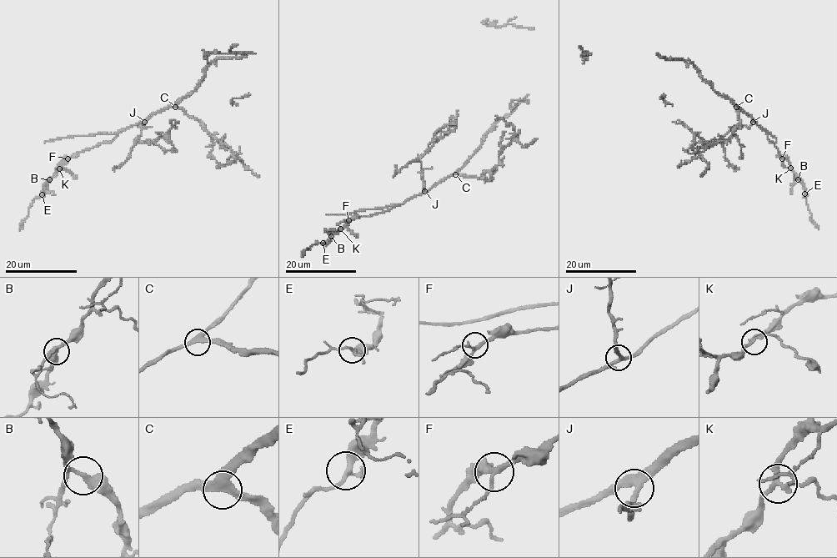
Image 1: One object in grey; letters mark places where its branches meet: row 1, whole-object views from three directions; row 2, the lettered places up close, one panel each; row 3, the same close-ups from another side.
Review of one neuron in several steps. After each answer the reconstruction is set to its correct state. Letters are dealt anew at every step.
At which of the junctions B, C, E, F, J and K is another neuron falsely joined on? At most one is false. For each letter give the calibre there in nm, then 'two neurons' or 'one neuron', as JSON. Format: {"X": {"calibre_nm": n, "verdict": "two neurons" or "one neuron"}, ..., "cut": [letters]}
{"B": {"calibre_nm": 280, "verdict": "one neuron"}, "C": {"calibre_nm": 280, "verdict": "one neuron"}, "E": {"calibre_nm": 260, "verdict": "one neuron"}, "F": {"calibre_nm": 220, "verdict": "one neuron"}, "J": {"calibre_nm": 280, "verdict": "one neuron"}, "K": {"calibre_nm": 200, "verdict": "one neuron"}, "cut": []}

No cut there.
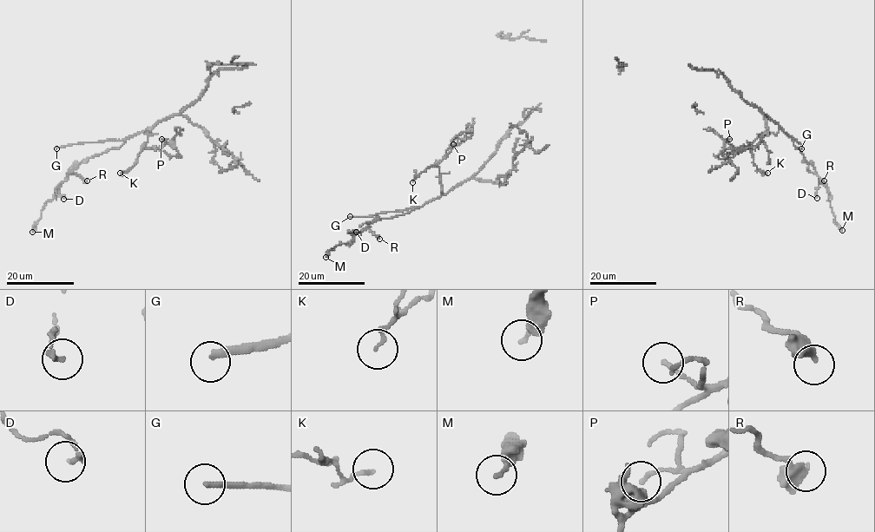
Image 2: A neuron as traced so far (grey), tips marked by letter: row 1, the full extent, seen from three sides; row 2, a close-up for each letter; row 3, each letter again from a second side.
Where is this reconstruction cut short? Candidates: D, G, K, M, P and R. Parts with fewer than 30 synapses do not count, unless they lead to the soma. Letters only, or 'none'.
G

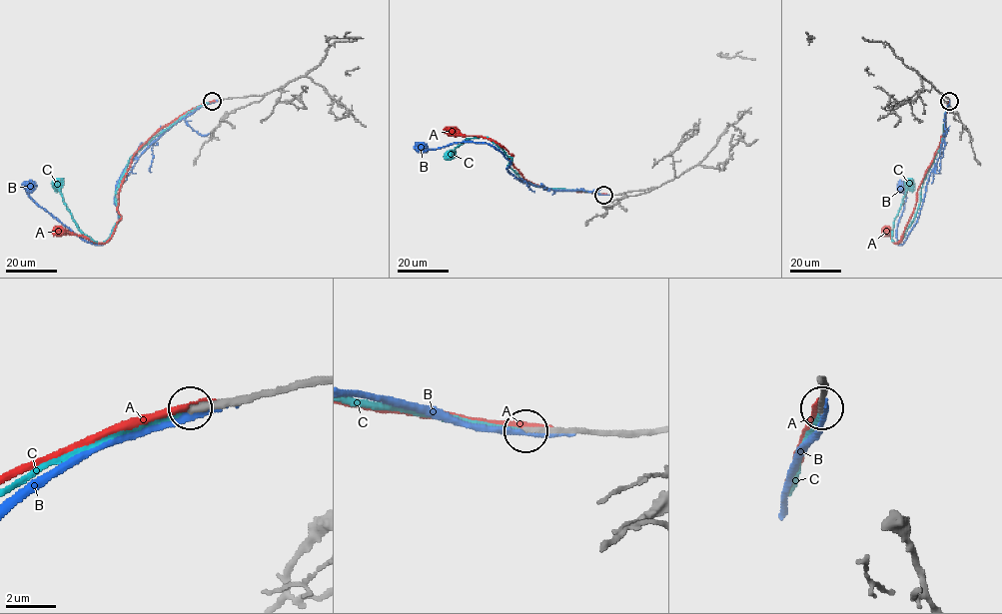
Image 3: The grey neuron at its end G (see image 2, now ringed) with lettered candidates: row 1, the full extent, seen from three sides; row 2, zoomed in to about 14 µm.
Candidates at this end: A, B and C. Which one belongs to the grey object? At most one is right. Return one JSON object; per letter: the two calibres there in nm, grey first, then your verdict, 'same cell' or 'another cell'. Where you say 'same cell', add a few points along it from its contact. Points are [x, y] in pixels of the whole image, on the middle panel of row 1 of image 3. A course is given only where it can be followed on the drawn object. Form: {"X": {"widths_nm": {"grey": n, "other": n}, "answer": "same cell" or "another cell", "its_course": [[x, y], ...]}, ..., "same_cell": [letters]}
{"A": {"widths_nm": {"grey": 300, "other": 280}, "answer": "another cell"}, "B": {"widths_nm": {"grey": 320, "other": 360}, "answer": "another cell"}, "C": {"widths_nm": {"grey": 220, "other": 200}, "answer": "same cell", "its_course": [[603, 194], [535, 187], [522, 180], [507, 166], [511, 159], [484, 137], [467, 139], [452, 155]]}, "same_cell": ["C"]}

